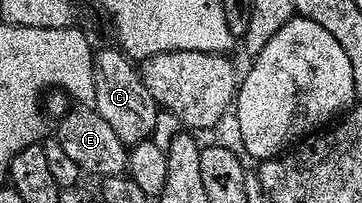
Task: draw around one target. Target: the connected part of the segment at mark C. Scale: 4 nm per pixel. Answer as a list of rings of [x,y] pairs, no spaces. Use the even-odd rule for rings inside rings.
[[[114,46],[103,47],[94,52],[93,61],[93,93],[95,102],[93,109],[113,128],[113,133],[121,137],[121,141],[128,145],[134,145],[142,139],[150,139],[157,113],[160,108],[153,101],[149,89],[141,81],[136,64],[123,54],[122,50]]]

